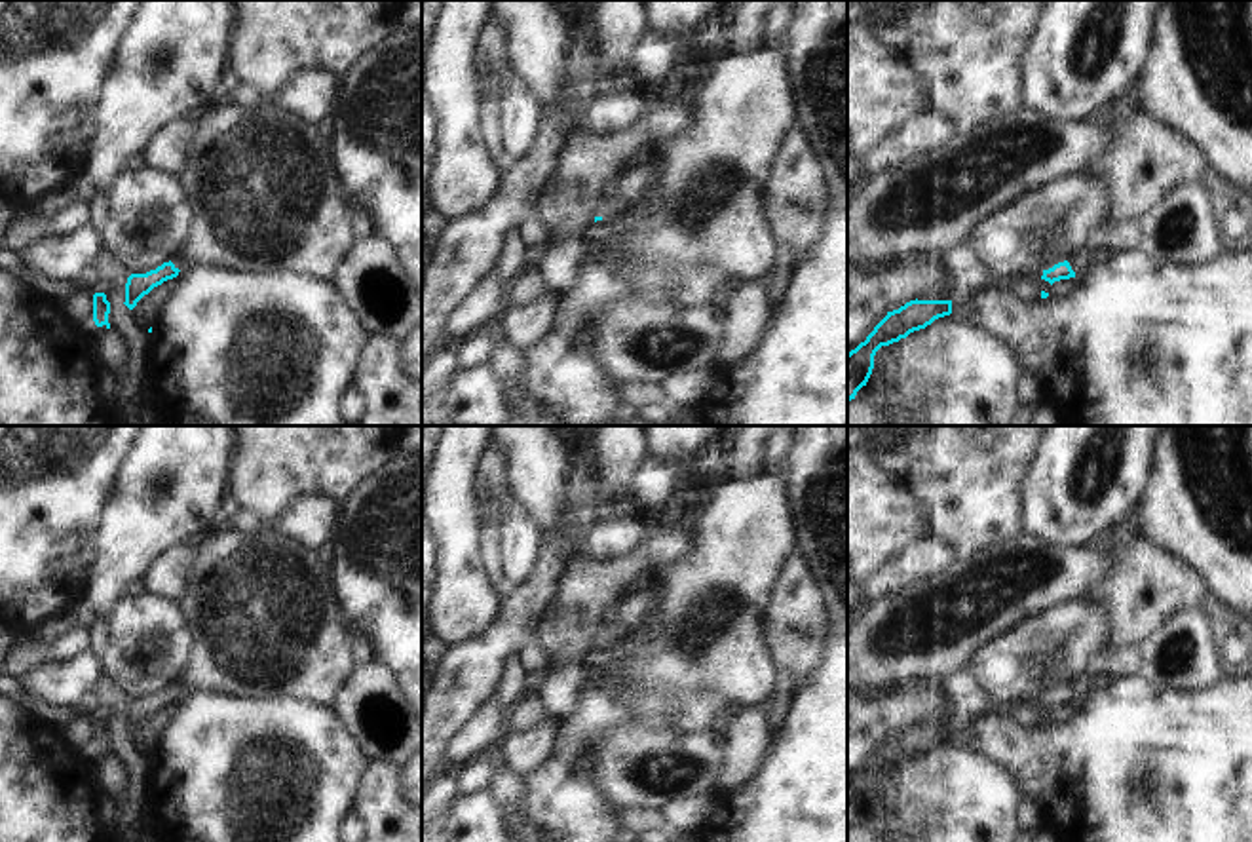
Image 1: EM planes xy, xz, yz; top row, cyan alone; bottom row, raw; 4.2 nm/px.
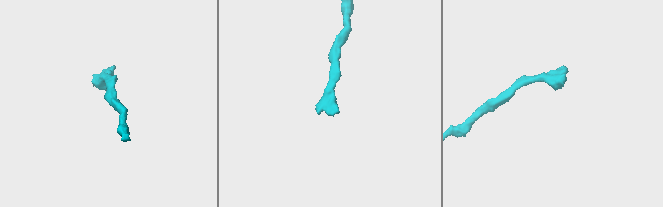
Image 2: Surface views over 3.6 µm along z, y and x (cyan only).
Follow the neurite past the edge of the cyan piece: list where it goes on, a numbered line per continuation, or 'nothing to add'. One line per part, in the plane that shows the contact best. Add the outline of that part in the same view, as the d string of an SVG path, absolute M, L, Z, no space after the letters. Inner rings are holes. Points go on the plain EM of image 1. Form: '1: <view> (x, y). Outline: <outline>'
1: xy (88, 755). Outline: M93 737L85 745L78 747L76 753L85 766L99 764L106 756L106 751L95 751Z

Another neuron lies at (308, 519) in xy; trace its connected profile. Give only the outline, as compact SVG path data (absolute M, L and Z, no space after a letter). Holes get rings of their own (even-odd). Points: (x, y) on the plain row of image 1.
M308 494L296 498L275 521L274 528L300 545L325 553L338 504L327 496Z

